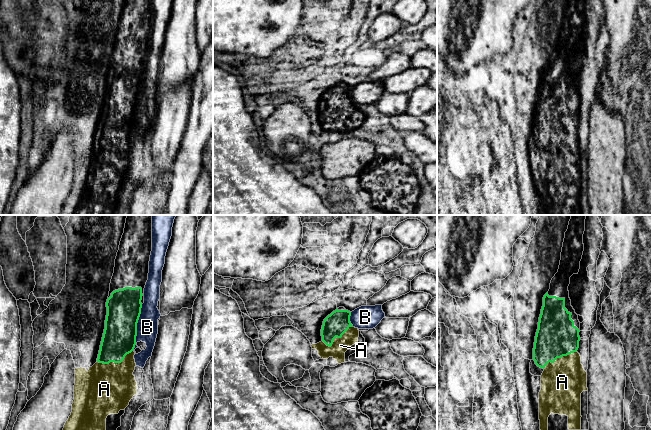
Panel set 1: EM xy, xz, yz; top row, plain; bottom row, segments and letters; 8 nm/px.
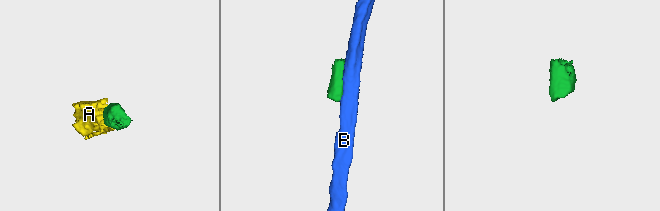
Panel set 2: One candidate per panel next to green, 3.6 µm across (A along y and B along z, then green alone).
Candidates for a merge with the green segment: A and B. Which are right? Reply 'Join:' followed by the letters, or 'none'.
Join: A

